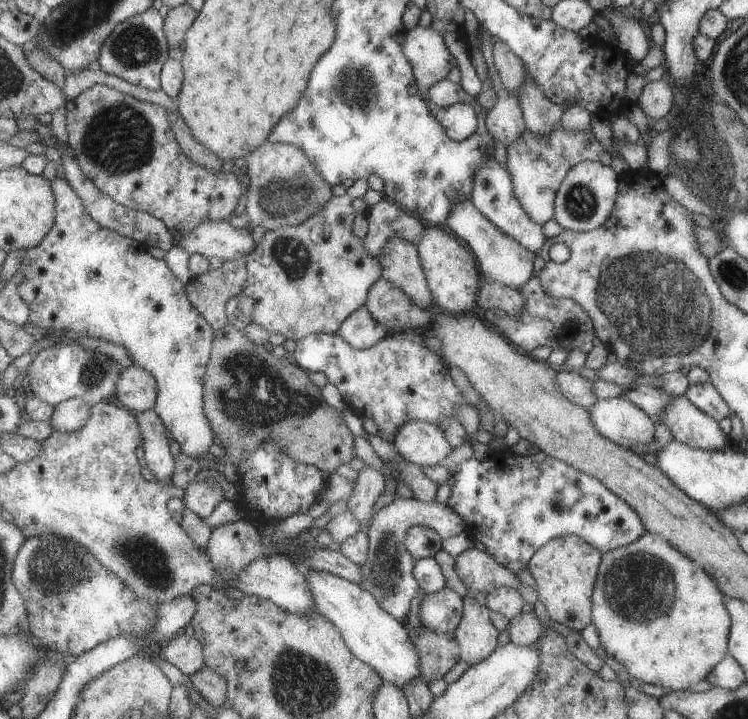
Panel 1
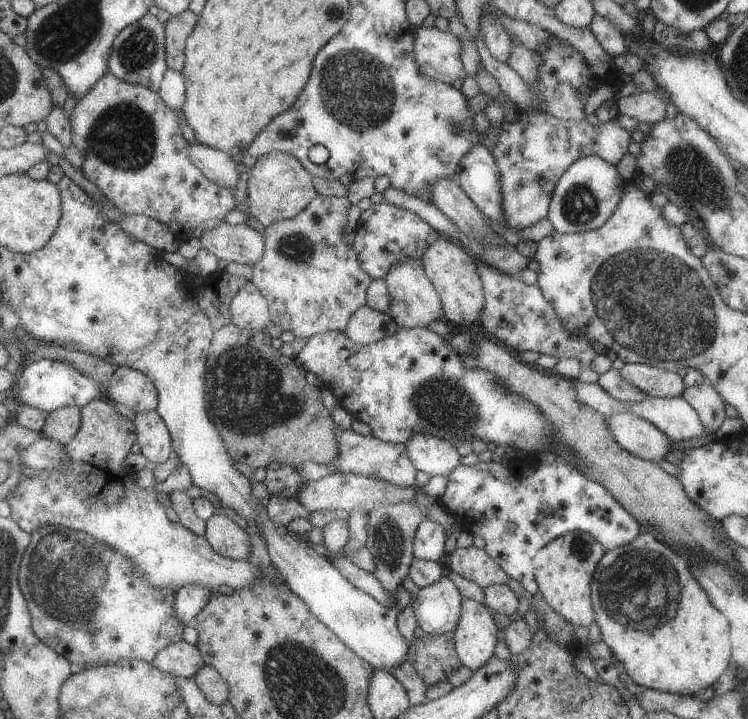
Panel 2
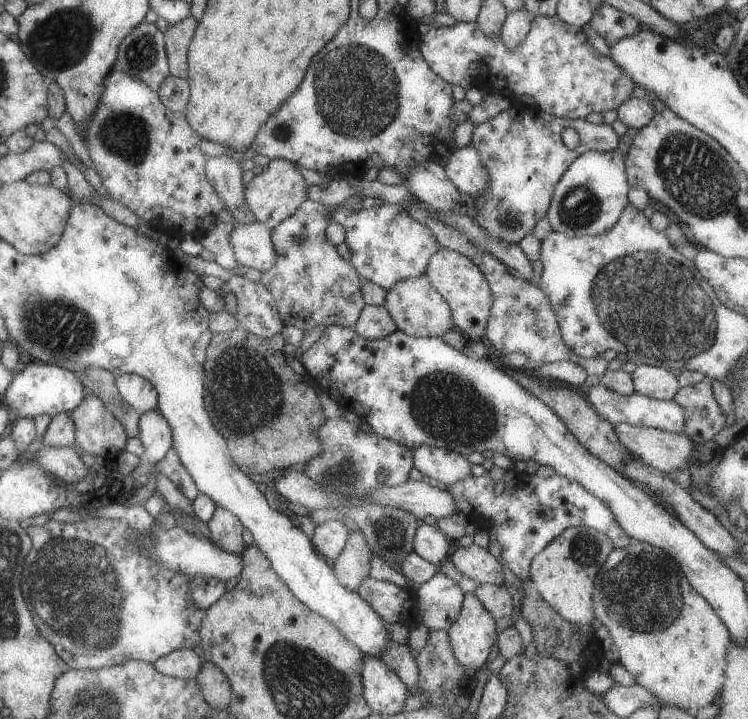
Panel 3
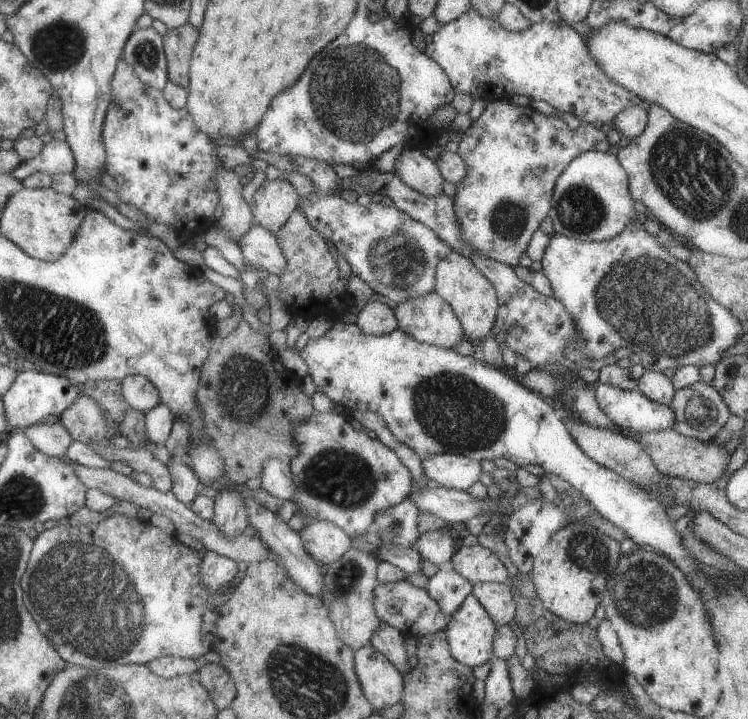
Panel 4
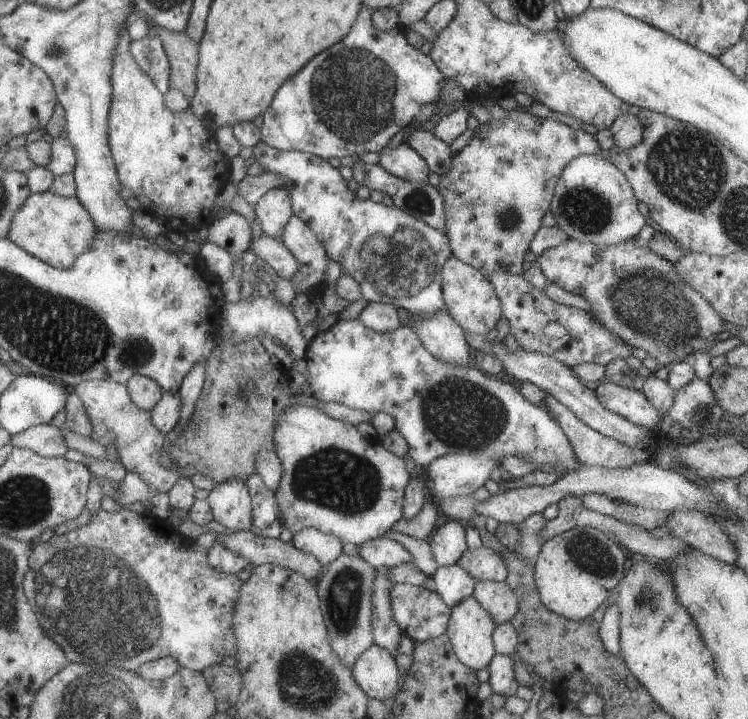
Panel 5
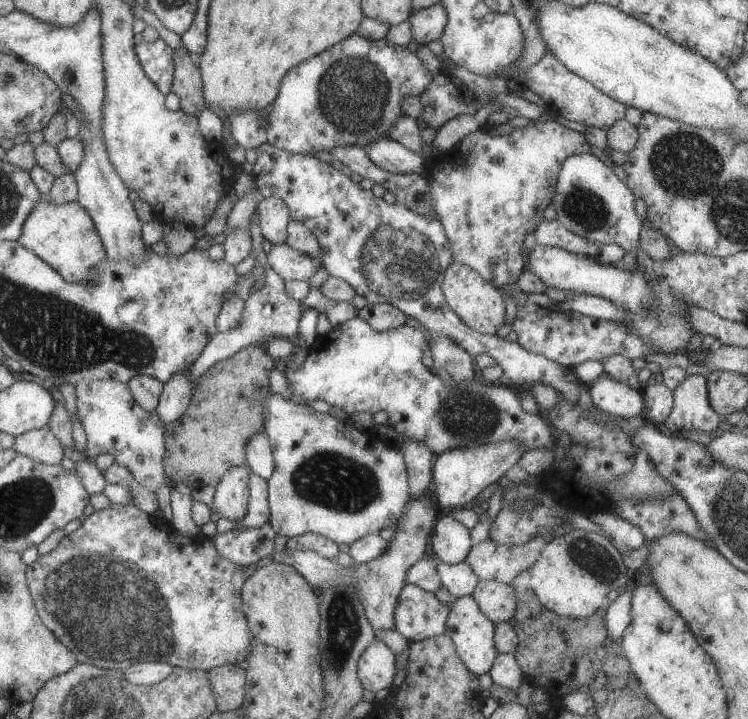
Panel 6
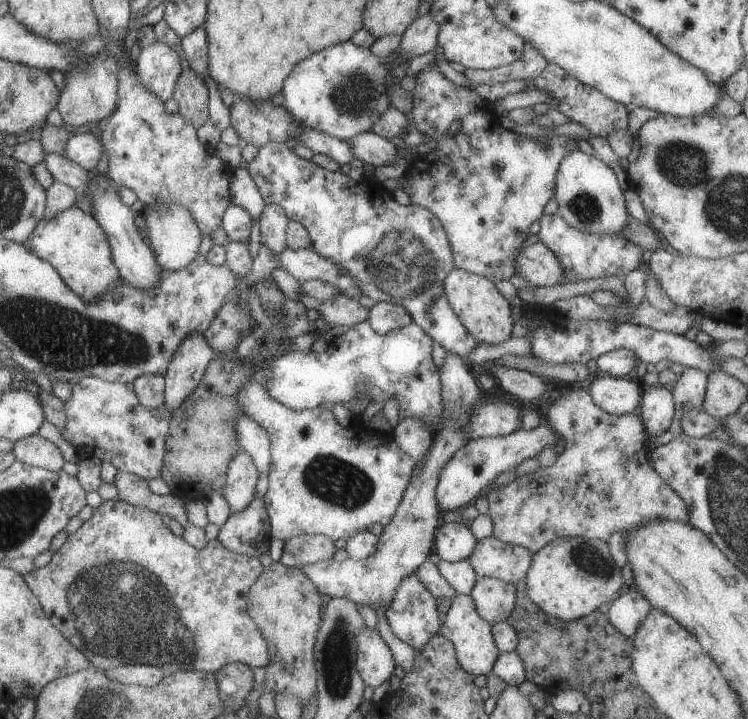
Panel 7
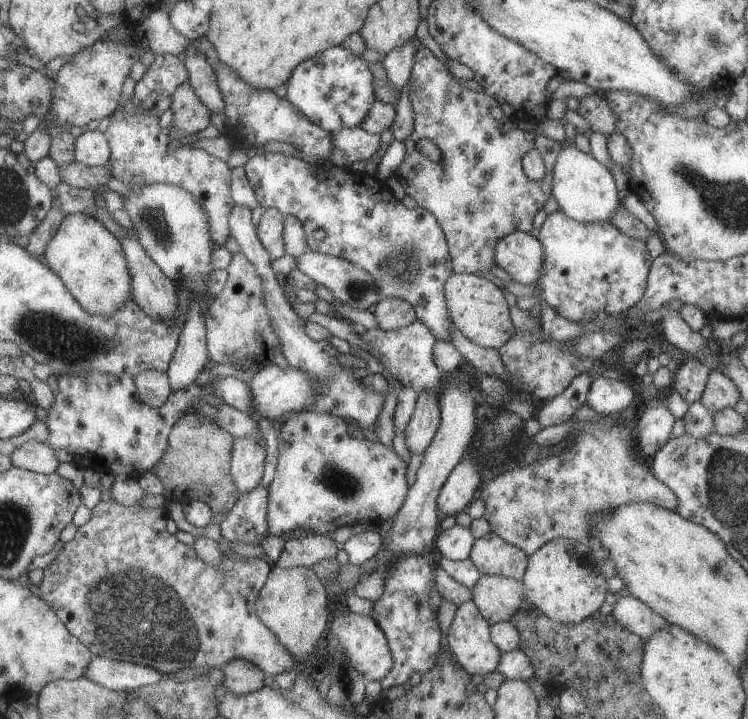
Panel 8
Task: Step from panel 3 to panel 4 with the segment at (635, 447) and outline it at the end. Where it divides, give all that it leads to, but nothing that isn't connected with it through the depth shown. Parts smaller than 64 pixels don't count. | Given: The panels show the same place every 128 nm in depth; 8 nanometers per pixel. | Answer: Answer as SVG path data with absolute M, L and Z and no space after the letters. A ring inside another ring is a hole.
M626 429L621 433L631 435L645 449L651 457L654 467L663 475L677 477L680 479L692 480L698 483L713 483L721 474L725 472L729 464L730 454L725 449L725 444L716 444L711 441L700 441L691 437L686 437L671 429L662 431L649 431L638 434L631 434Z

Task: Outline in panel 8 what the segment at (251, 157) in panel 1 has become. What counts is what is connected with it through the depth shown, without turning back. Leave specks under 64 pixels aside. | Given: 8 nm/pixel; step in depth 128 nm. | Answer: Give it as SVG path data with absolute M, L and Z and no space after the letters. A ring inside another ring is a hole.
M265 209L256 226L257 238L267 251L270 261L286 254L282 237L283 219L282 212L275 209Z

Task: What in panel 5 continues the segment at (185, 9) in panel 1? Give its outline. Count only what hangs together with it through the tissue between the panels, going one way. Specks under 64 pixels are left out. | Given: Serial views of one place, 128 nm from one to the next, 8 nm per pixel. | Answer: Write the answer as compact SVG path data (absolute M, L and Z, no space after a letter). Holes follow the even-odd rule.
M131 3L131 13L145 20L146 27L154 28L162 42L170 69L168 88L181 92L190 102L196 91L196 66L198 63L198 44L194 43L184 31L173 32L161 28L153 20L141 13L134 3Z

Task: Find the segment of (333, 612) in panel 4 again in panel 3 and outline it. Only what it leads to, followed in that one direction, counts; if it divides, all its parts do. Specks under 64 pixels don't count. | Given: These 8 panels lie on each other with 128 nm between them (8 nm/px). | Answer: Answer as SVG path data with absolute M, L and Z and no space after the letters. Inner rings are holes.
M361 533L350 534L343 550L330 562L331 570L340 585L357 593L357 587L368 576L372 550Z

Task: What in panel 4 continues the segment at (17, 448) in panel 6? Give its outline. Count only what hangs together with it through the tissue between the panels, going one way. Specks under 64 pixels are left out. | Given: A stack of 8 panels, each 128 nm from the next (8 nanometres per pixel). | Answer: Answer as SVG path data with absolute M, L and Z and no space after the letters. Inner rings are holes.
M39 422L21 431L39 452L48 457L64 457L72 441L71 435L60 422L51 425Z

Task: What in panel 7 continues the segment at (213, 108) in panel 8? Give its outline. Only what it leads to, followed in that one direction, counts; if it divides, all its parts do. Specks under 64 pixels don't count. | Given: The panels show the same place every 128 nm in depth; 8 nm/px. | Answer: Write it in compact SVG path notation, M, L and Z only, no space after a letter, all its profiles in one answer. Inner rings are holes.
M204 26L192 30L178 42L183 50L184 66L203 80L208 75L208 42Z

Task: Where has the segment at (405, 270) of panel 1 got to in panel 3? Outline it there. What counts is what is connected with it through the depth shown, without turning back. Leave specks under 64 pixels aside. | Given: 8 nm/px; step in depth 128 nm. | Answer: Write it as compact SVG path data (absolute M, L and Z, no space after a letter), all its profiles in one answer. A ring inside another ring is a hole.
M419 275L405 279L386 292L384 307L391 315L395 326L410 337L439 337L455 328L450 308L441 295L431 286L427 277Z

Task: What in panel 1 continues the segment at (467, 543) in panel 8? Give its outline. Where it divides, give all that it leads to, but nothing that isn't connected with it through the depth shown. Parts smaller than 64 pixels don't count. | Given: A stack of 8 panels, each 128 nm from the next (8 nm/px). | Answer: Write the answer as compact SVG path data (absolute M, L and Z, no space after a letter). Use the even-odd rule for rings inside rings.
M413 525L406 532L404 543L412 558L420 559L433 557L442 548L442 539L439 528Z

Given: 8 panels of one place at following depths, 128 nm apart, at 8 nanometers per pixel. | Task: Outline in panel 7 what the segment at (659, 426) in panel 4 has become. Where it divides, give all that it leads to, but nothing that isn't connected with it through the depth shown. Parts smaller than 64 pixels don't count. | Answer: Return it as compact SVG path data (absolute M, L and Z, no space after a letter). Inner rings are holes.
M601 373L592 377L585 387L591 400L612 415L637 413L644 389L640 382Z

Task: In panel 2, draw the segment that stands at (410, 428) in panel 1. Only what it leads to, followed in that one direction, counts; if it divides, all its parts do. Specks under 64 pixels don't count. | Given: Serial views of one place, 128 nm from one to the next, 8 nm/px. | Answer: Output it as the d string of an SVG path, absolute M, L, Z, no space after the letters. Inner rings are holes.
M415 433L404 445L415 470L421 470L429 477L436 474L446 477L454 468L461 465L461 457L455 447L433 435Z

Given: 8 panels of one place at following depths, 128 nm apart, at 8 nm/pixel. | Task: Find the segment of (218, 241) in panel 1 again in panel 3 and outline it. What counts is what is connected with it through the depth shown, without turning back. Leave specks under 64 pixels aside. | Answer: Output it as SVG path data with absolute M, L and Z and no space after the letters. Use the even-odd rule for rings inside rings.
M253 220L253 222L245 225L233 226L230 243L239 265L255 268L262 273L268 271L275 264L276 252L272 245L270 230L259 221Z

